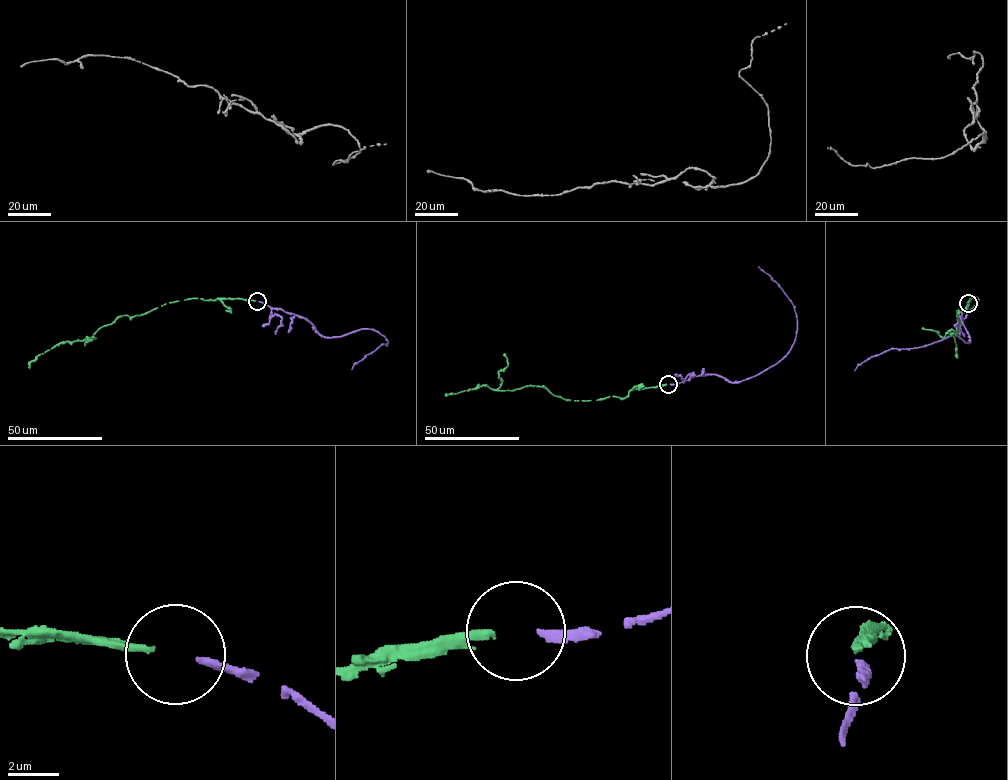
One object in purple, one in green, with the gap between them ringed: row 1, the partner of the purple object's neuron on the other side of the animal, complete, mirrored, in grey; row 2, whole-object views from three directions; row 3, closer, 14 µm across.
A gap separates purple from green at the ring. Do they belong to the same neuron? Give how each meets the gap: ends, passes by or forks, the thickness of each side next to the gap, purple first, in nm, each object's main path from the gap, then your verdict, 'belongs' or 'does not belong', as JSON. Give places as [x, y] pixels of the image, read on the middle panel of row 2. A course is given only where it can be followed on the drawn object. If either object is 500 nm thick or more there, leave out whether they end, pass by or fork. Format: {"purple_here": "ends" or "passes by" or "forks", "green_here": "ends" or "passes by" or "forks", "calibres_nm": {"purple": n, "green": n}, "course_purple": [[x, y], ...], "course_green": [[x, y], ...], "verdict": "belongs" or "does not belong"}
{"purple_here": "ends", "green_here": "ends", "calibres_nm": {"purple": 280, "green": 280}, "course_purple": [[670, 384], [703, 374], [739, 382], [774, 365], [789, 351], [797, 330], [794, 306], [782, 289], [758, 266]], "course_green": [[667, 384], [631, 389], [621, 398], [596, 400], [567, 400], [531, 386], [505, 390], [477, 386], [446, 396]], "verdict": "belongs"}

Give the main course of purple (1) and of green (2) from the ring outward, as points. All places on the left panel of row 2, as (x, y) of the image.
1: (258, 301), (302, 316), (326, 337), (362, 328), (384, 336), (388, 343), (366, 354), (351, 369)
2: (255, 301), (186, 299), (140, 315), (124, 315), (91, 337), (55, 345), (39, 354), (29, 368)

